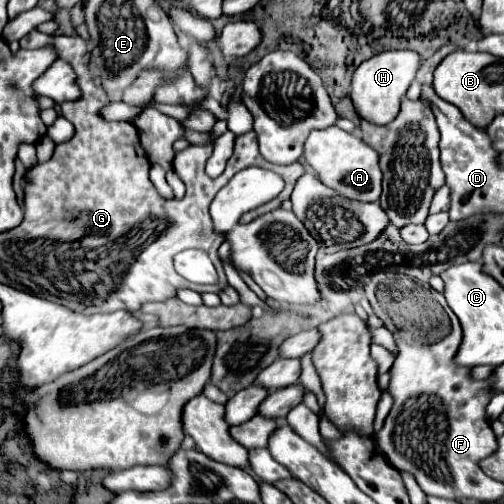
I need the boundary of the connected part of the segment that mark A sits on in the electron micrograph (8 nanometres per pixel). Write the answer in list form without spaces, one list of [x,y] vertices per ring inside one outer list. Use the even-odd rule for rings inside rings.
[[[338,126],[312,130],[312,134],[304,144],[304,158],[306,158],[306,164],[314,168],[318,178],[322,178],[326,186],[338,190],[338,194],[350,200],[362,200],[362,202],[374,202],[380,198],[382,172],[378,166],[378,152],[358,136],[348,134]]]

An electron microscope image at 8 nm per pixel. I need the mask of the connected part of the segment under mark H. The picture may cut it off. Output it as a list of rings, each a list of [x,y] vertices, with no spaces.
[[[386,50],[362,62],[354,72],[350,90],[350,98],[354,102],[358,116],[378,126],[392,122],[400,112],[400,100],[406,94],[408,86],[412,84],[418,68],[420,68],[420,56],[414,50]]]

